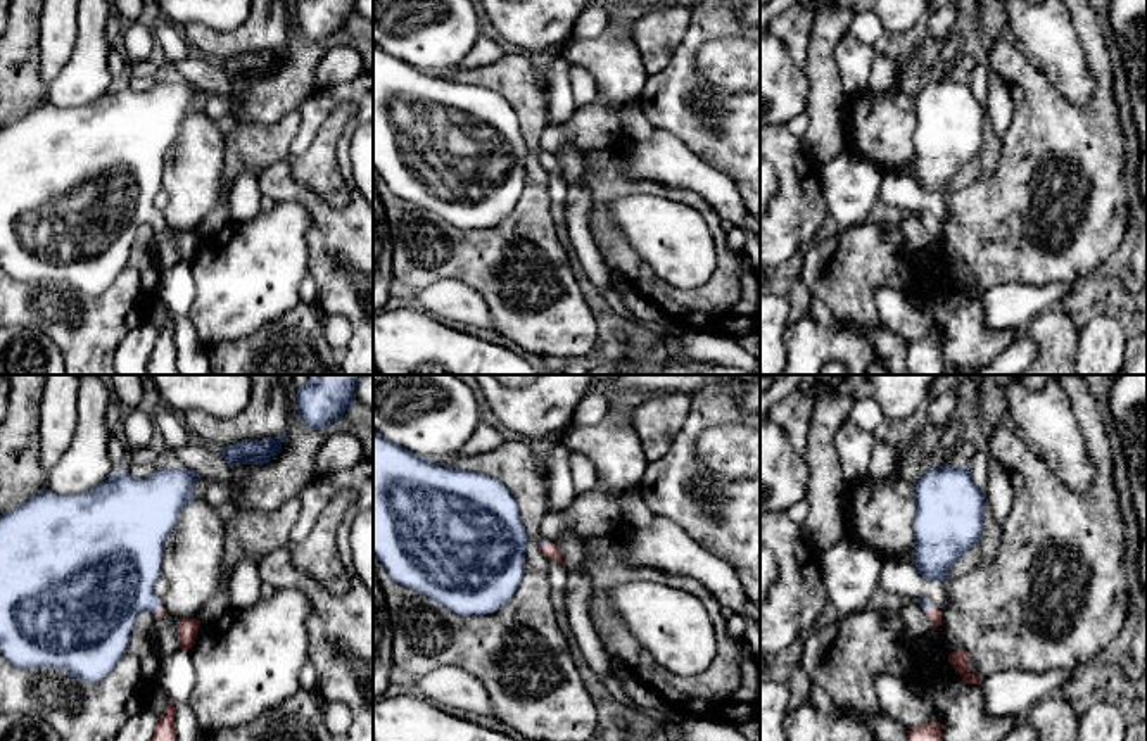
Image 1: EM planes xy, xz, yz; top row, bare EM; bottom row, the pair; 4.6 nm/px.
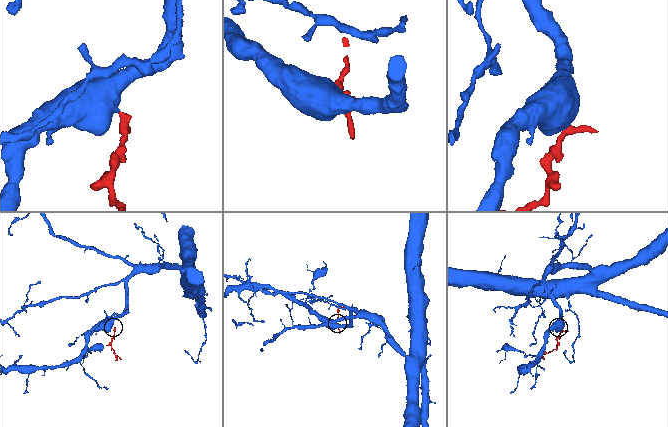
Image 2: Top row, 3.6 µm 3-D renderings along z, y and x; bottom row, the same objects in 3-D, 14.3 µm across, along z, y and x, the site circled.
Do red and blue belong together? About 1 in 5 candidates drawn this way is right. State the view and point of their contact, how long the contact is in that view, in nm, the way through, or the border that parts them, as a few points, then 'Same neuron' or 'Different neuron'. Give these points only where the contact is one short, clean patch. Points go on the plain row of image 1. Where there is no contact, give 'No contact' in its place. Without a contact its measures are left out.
Touches red at yz (930, 221). Shared border 40 nm. Path across: yz (933, 227), (930, 221), (925, 216). Same neuron

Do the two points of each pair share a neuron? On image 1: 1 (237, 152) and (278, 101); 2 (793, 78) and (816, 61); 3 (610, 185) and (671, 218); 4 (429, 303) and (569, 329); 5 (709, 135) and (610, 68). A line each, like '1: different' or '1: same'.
1: different
2: different
3: different
4: different
5: different

